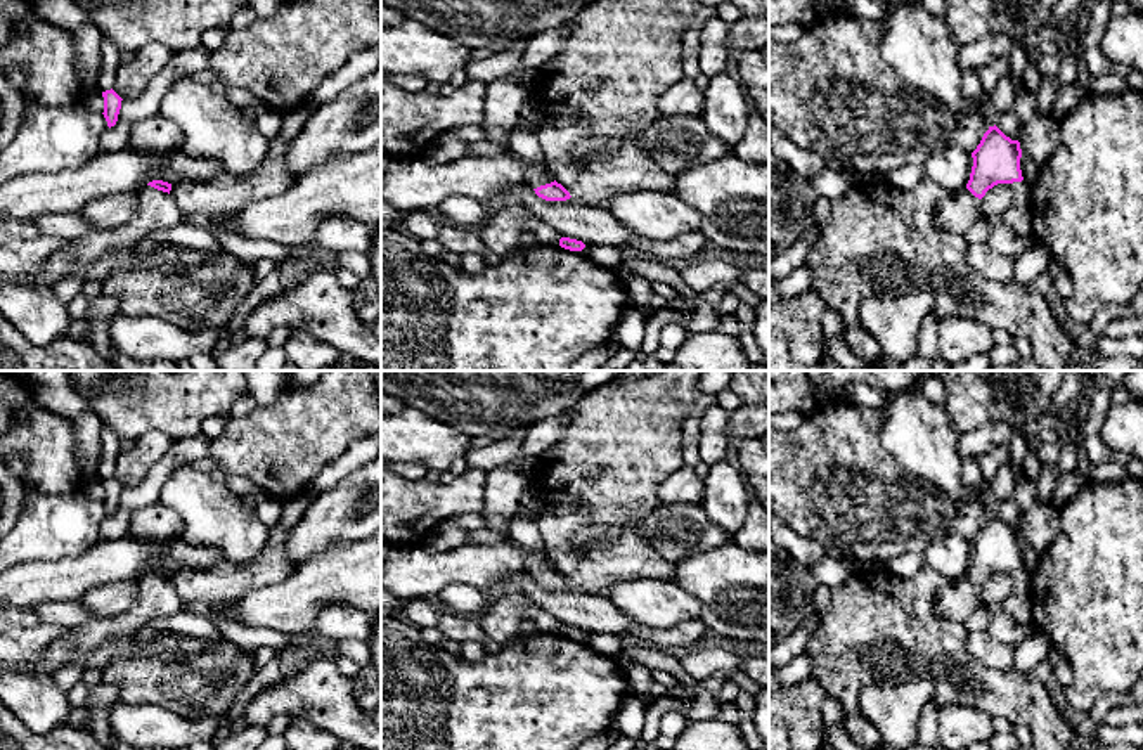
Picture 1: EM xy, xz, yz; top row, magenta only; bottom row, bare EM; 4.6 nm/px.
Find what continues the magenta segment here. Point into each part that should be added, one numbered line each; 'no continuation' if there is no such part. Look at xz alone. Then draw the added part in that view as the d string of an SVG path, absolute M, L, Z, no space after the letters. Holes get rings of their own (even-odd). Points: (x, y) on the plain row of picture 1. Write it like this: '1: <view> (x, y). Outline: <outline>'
1: xz (523, 530). Outline: M520 508L513 516L513 523L507 527L507 540L516 542L528 551L526 573L537 577L540 573L554 570L554 561L546 559L539 551L546 547L539 530L539 523L533 520L533 509Z

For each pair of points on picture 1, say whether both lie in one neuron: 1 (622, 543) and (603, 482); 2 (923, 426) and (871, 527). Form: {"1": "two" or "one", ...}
{"1": "one", "2": "two"}

